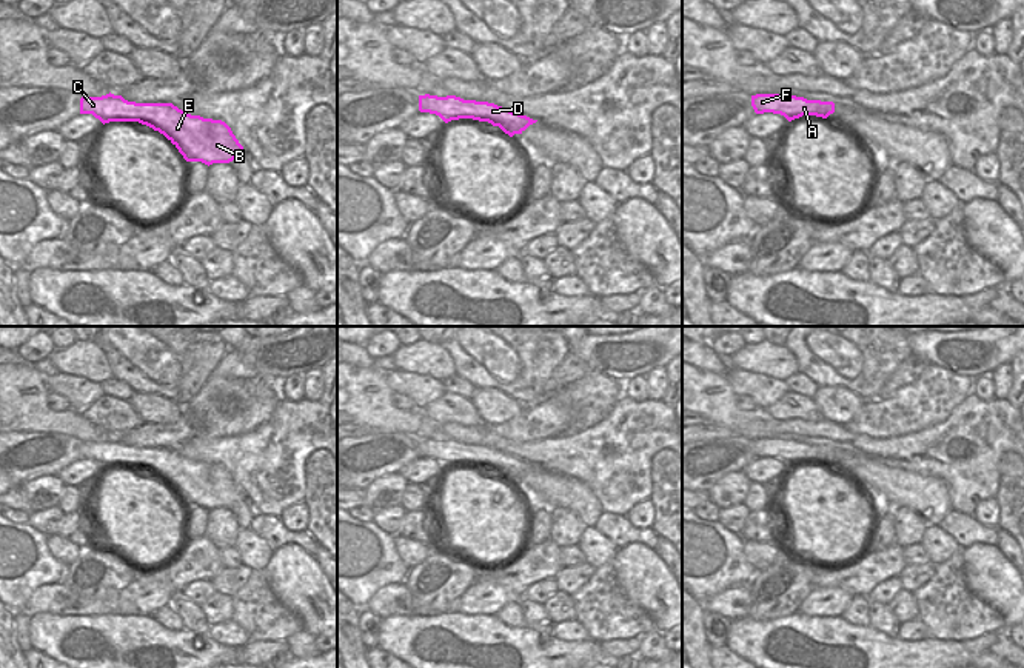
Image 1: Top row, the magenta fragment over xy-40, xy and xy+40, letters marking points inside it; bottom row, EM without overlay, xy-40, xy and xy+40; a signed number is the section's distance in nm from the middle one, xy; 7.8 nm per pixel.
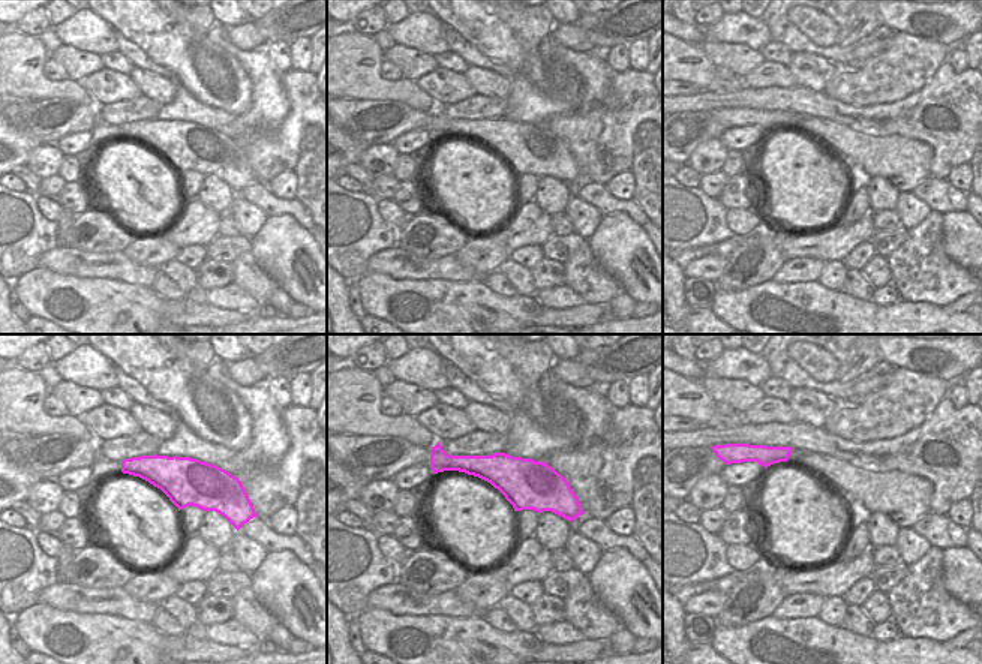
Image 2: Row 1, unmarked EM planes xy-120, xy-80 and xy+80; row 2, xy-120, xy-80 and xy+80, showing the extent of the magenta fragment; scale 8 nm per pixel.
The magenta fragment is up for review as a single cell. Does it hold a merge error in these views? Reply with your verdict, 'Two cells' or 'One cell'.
One cell.

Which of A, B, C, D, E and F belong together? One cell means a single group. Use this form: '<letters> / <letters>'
A B C D E F

